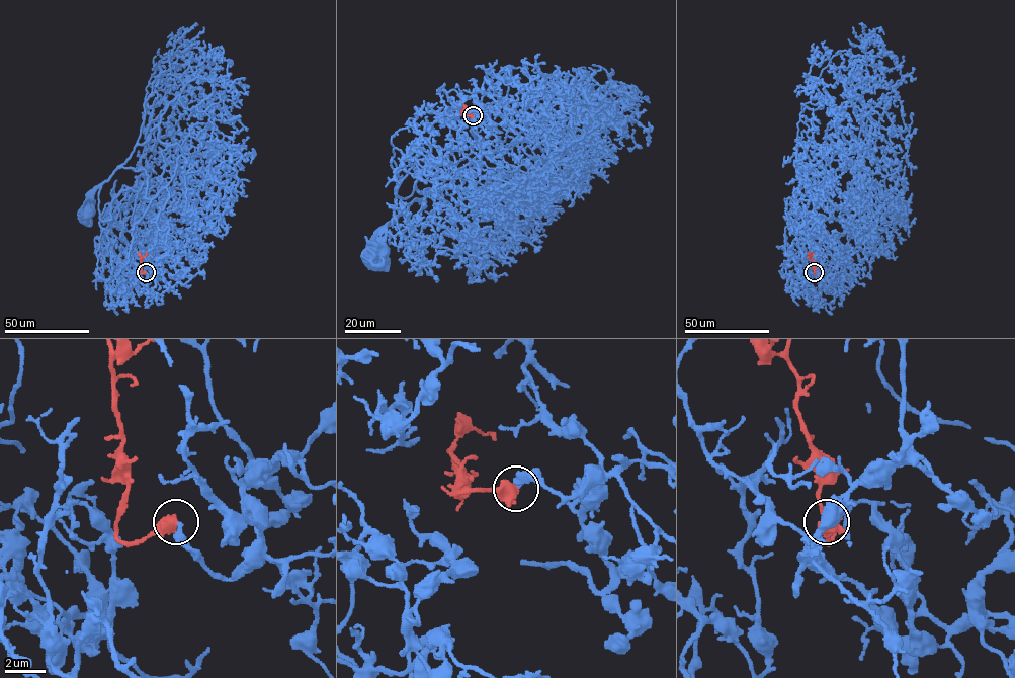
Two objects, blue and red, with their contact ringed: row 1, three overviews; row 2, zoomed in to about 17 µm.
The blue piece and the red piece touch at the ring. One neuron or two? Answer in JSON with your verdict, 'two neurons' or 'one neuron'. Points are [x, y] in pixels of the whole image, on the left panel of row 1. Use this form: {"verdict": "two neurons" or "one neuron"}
{"verdict": "one neuron"}

